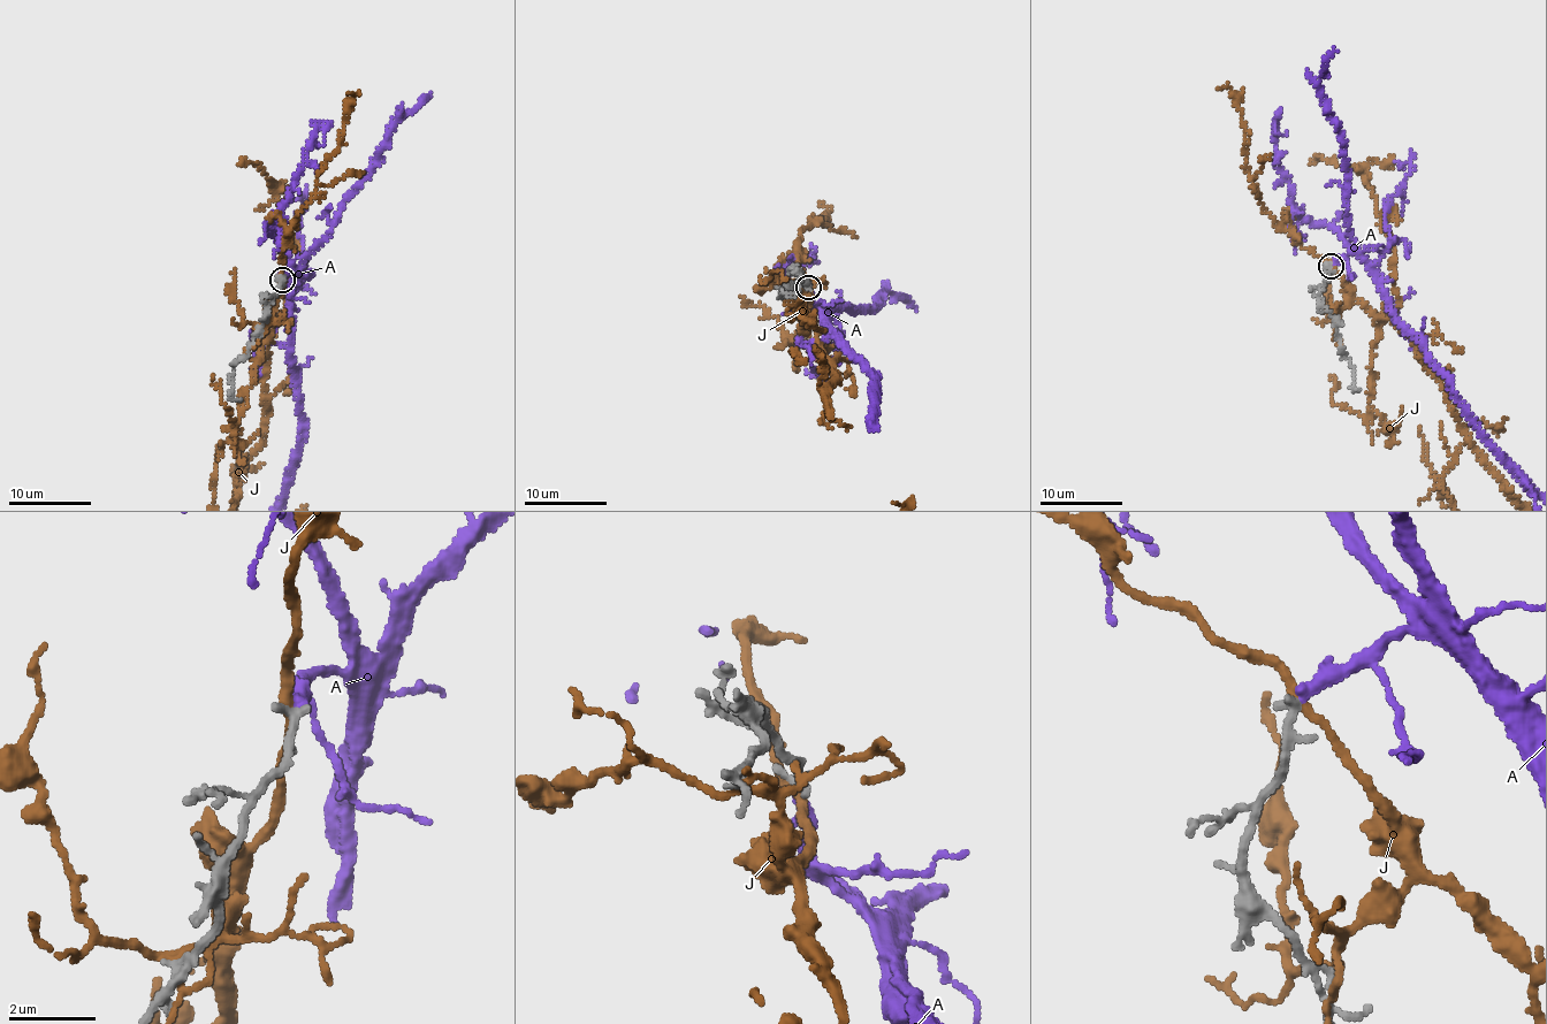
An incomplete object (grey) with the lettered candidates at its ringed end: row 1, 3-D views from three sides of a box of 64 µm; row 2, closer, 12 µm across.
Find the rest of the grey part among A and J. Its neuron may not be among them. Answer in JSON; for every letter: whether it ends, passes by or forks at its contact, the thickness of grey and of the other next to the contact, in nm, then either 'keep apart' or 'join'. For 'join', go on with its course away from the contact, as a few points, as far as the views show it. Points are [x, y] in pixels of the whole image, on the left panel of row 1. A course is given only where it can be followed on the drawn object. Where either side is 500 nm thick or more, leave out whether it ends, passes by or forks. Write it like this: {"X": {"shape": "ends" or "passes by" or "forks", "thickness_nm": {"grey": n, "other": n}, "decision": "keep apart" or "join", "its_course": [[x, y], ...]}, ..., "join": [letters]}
{"A": {"shape": "passes by", "thickness_nm": {"grey": 240, "other": 240}, "decision": "join"}, "J": {"shape": "passes by", "thickness_nm": {"grey": 240, "other": 220}, "decision": "keep apart"}, "join": ["A"]}

